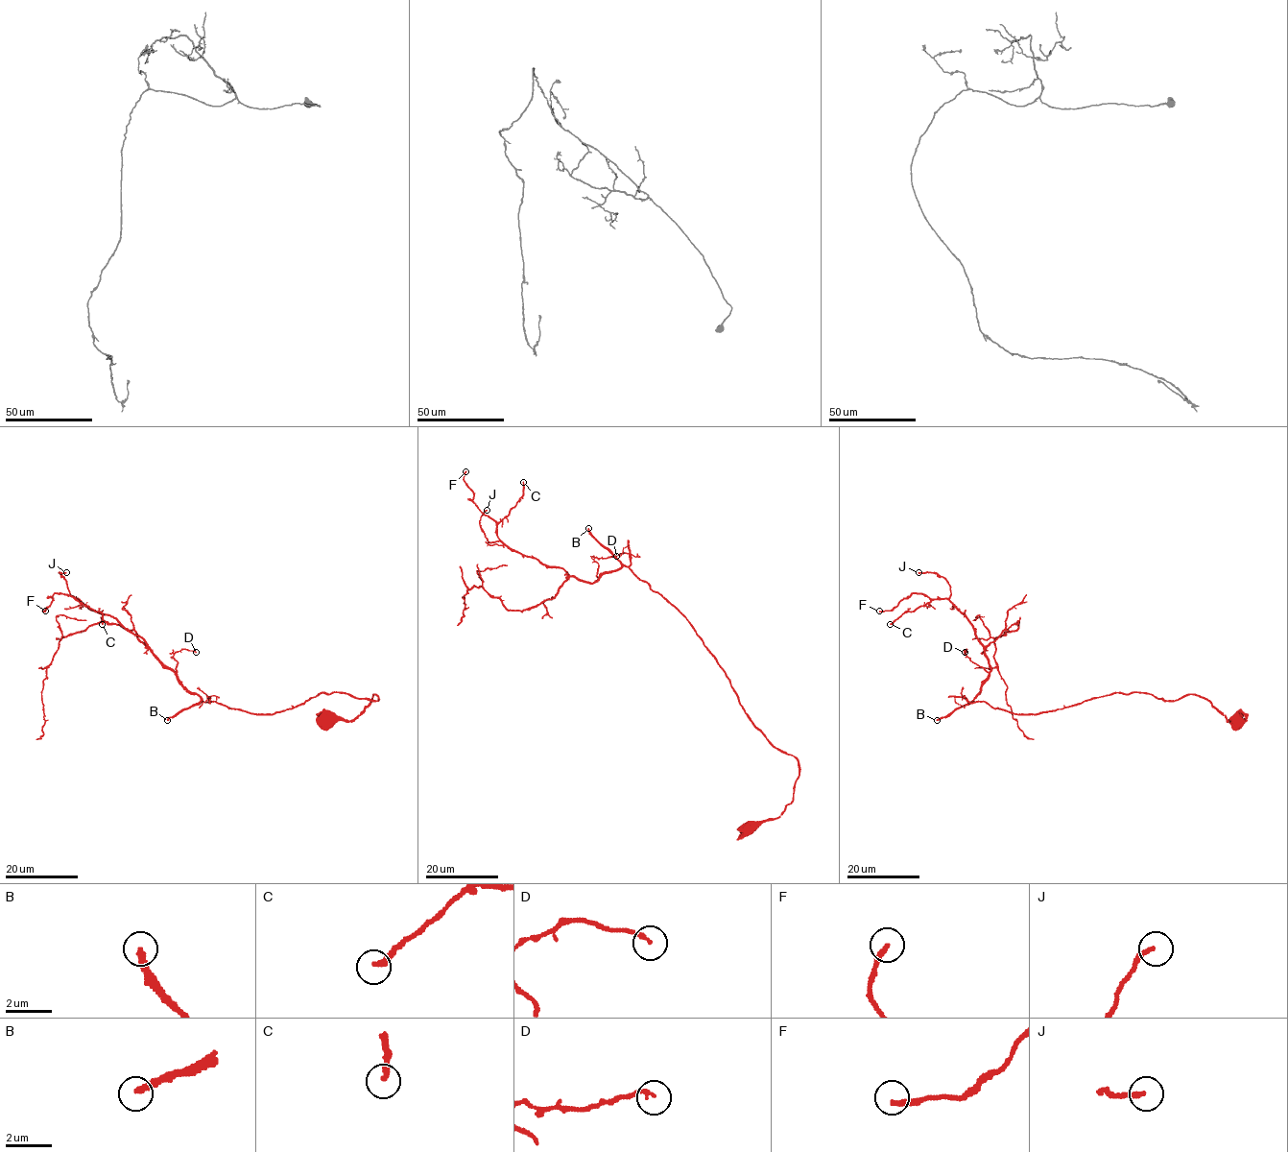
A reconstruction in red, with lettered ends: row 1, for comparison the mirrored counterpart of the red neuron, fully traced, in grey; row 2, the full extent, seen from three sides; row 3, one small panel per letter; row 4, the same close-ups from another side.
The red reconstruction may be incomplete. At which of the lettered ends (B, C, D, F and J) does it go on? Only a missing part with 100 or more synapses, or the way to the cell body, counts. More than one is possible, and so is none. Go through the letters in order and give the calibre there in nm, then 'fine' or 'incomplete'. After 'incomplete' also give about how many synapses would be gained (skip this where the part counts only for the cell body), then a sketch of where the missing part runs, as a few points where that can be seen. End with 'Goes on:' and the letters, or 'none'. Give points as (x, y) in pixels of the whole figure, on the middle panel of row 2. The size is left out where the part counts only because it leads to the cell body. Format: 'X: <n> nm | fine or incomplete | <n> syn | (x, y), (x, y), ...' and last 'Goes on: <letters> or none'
B: 240 nm | incomplete | 350 syn
C: 220 nm | fine
D: 160 nm | fine
F: 220 nm | fine
J: 190 nm | fine
Goes on: B

